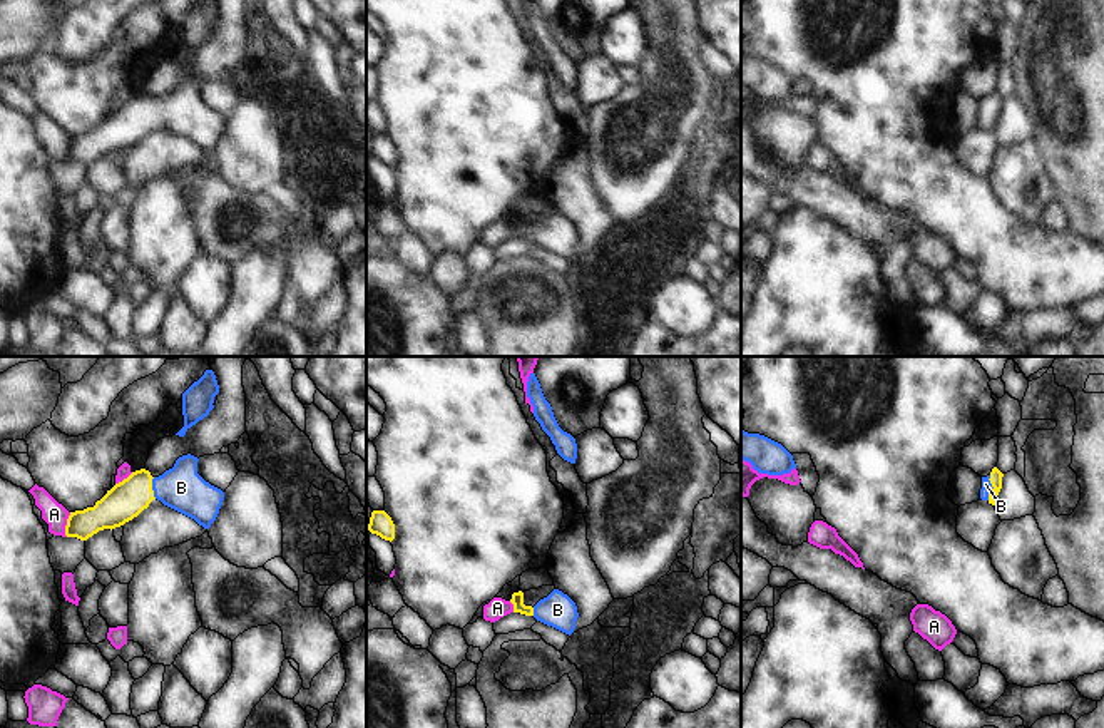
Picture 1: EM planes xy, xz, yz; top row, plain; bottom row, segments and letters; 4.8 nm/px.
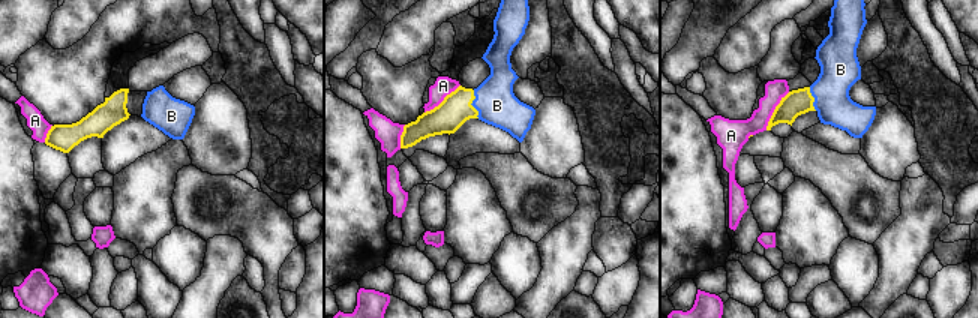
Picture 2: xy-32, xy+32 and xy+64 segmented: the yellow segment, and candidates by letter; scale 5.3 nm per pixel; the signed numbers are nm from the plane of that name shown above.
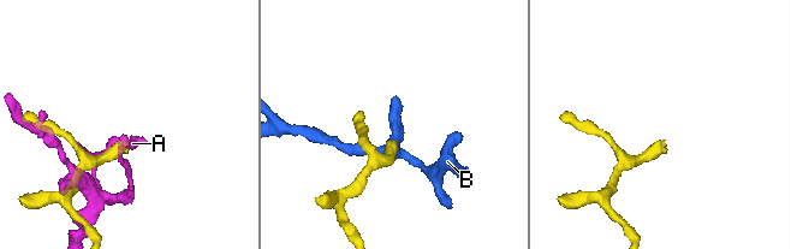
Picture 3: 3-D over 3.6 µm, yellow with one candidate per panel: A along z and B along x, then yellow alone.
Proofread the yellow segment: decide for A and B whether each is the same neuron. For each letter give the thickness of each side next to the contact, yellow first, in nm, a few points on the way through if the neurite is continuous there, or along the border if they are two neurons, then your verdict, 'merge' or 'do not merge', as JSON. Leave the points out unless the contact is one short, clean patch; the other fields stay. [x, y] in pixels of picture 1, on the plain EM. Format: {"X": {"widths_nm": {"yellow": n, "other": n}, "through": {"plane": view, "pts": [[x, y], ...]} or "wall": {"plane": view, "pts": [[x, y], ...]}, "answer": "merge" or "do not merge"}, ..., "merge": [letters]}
{"A": {"widths_nm": {"yellow": 170, "other": 110}, "answer": "do not merge"}, "B": {"widths_nm": {"yellow": 60, "other": 50}, "through": {"plane": "yz", "pts": [[996, 101], [992, 111], [986, 109]]}, "answer": "merge"}, "merge": ["B"]}

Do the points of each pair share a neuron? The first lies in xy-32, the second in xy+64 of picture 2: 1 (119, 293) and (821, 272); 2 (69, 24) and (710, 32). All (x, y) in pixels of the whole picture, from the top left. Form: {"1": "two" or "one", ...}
{"1": "one", "2": "two"}

